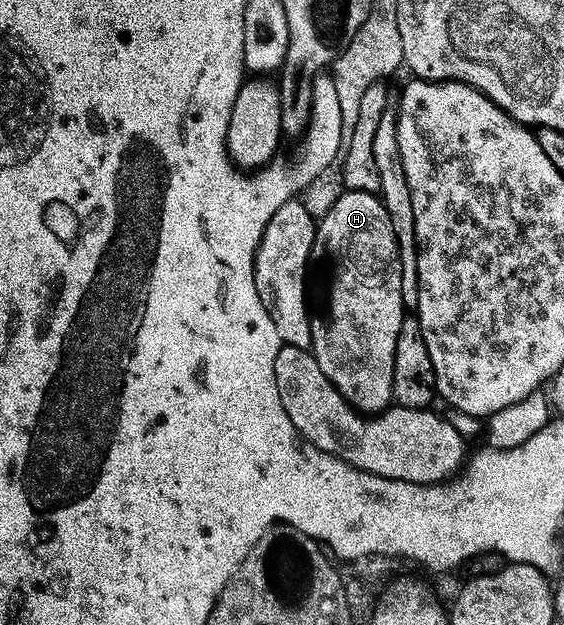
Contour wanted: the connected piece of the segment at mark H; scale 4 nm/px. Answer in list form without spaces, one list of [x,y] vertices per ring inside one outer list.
[[[345,190],[332,203],[332,208],[318,223],[318,239],[336,255],[336,276],[332,279],[332,292],[328,295],[328,320],[324,327],[313,326],[311,353],[318,361],[318,369],[342,393],[351,407],[368,417],[375,417],[388,410],[393,402],[394,365],[399,329],[406,316],[404,310],[404,274],[406,268],[400,258],[394,225],[386,213],[384,200],[370,191]]]

